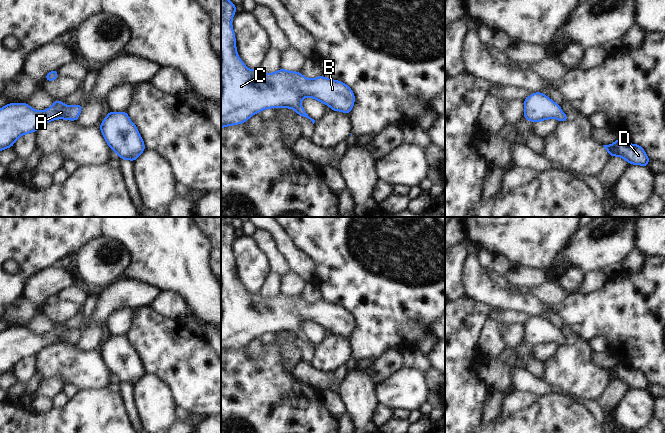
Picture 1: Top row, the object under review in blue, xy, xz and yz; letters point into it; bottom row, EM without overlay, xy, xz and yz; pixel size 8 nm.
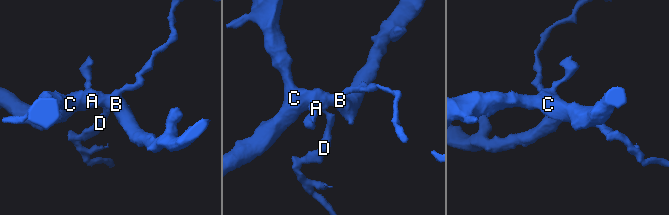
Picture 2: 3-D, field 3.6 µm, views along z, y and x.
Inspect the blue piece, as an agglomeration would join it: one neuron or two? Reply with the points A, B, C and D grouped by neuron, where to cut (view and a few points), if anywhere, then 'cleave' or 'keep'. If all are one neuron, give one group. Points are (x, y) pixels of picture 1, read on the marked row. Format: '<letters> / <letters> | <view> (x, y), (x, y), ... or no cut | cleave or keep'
A B C D | no cut | keep

